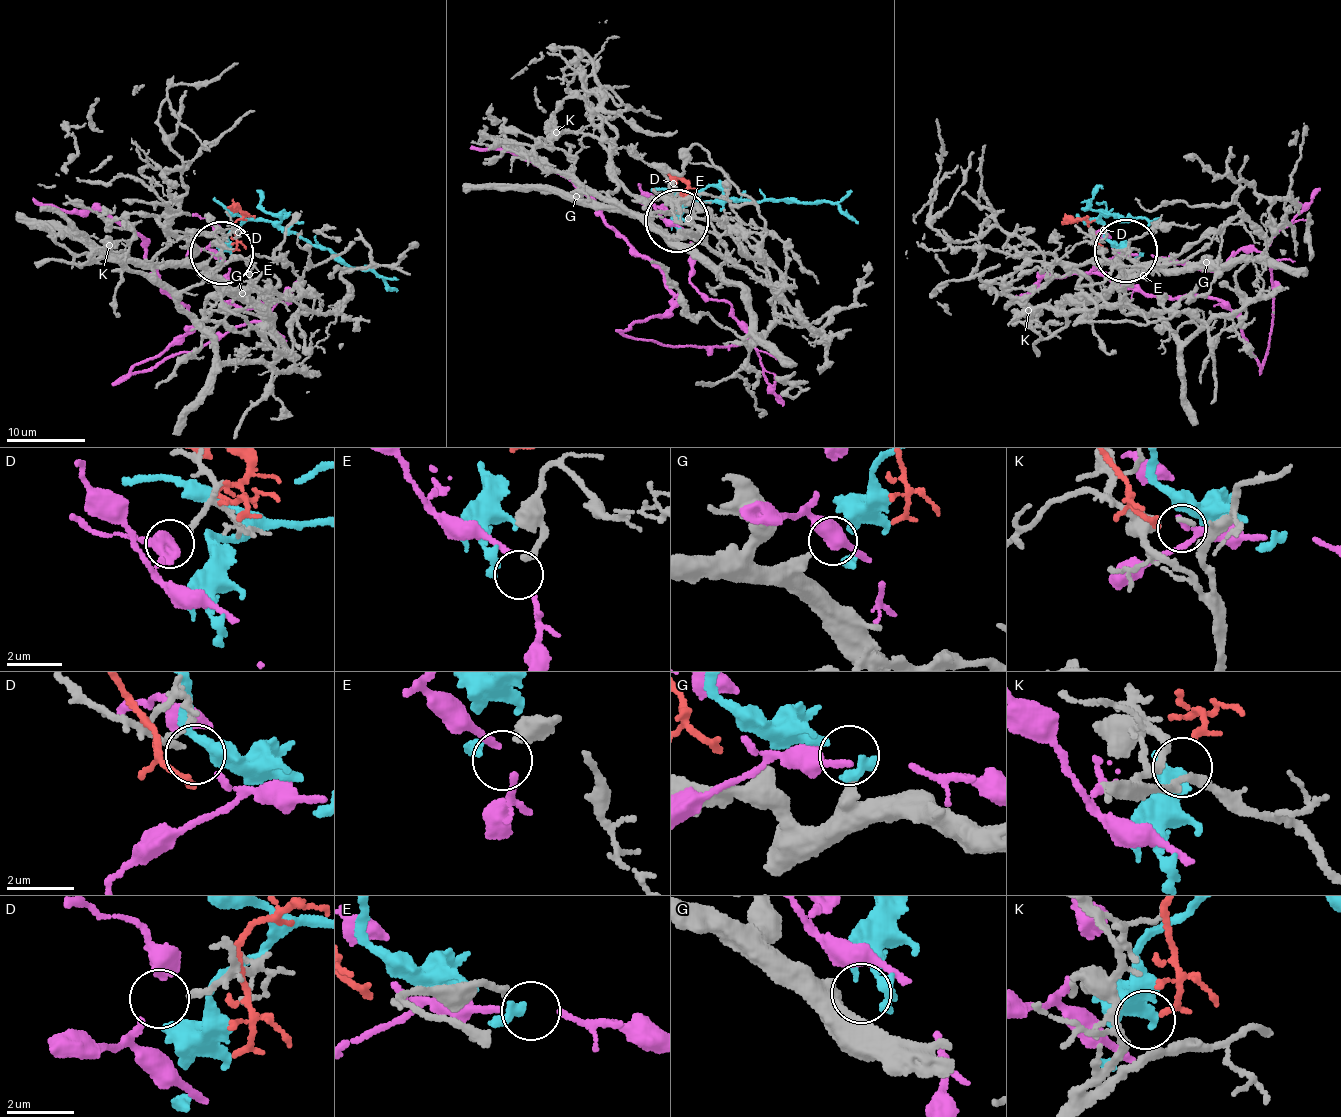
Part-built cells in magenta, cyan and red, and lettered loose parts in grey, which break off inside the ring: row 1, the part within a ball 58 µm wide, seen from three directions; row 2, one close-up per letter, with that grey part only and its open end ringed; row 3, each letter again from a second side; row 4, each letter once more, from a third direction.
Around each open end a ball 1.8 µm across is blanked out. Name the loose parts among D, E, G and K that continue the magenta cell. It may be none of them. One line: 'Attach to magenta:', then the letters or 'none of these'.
Attach to magenta: none of these

